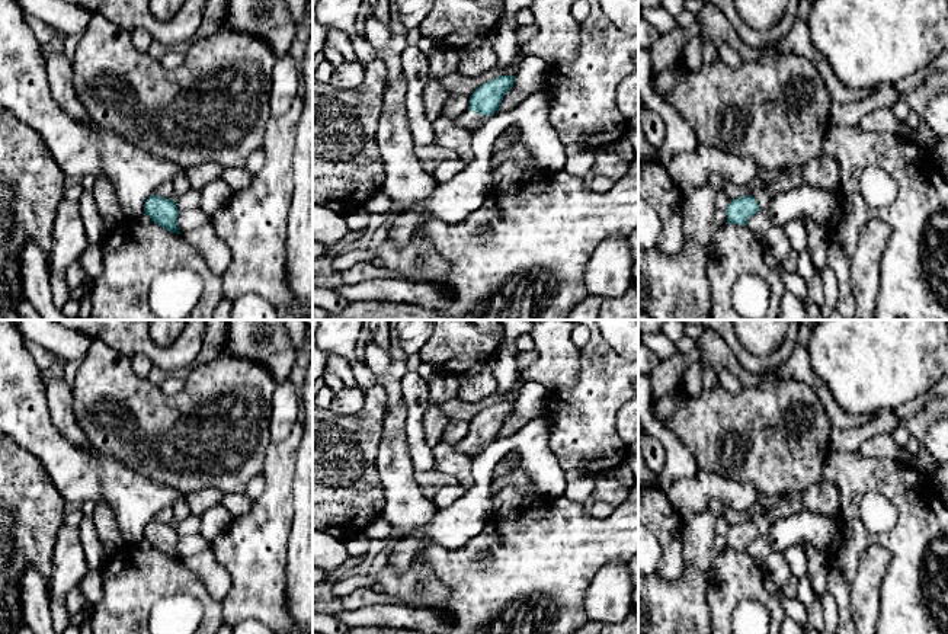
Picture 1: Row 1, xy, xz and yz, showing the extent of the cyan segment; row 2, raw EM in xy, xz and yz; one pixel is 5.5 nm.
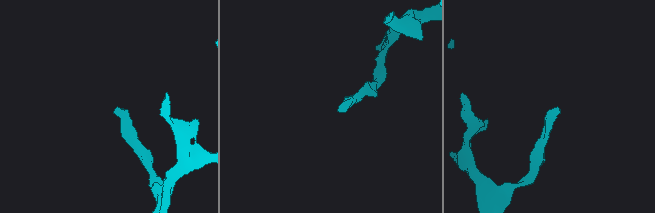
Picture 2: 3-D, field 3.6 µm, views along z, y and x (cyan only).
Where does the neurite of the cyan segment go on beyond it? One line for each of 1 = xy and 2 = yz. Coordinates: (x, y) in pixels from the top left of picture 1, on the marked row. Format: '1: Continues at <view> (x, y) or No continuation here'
1: No continuation here
2: Continues at yz (793, 178)

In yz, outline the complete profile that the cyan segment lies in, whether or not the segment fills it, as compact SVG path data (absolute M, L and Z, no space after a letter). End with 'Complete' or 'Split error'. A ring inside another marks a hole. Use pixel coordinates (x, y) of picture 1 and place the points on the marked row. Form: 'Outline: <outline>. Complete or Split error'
Outline: M787 167L785 173L778 180L763 183L763 188L753 195L731 199L726 209L726 224L746 225L749 218L760 209L765 209L775 196L800 188L801 185L801 167Z. Split error

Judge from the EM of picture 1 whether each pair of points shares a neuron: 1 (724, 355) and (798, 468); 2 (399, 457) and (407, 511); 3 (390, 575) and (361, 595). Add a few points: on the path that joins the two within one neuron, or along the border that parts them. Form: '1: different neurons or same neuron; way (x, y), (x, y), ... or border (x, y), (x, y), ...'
1: different neurons; border (761, 380), (752, 386)
2: same neuron; way (399, 470), (399, 484), (403, 498)
3: different neurons; border (384, 592), (404, 602)

